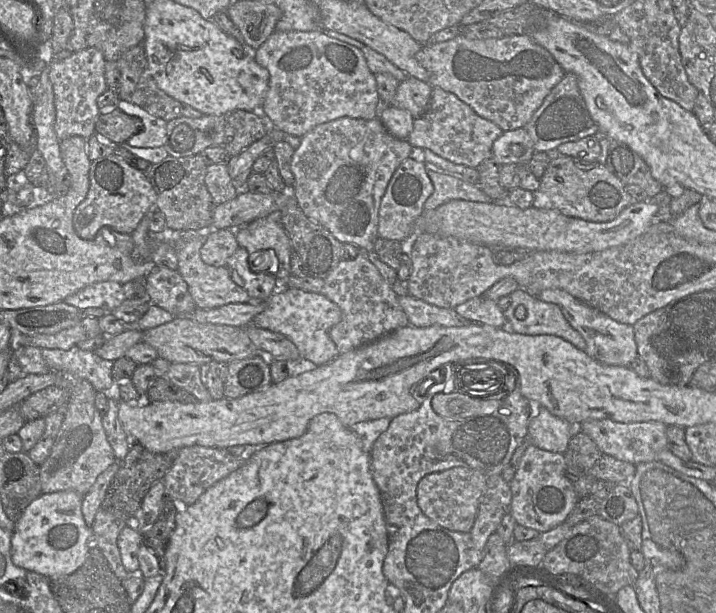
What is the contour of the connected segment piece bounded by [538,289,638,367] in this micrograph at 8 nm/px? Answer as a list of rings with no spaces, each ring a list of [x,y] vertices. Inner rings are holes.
[[[561,289],[543,290],[538,298],[559,306],[566,320],[584,338],[585,352],[592,359],[609,366],[630,367],[631,363],[638,357],[633,325],[617,322]]]

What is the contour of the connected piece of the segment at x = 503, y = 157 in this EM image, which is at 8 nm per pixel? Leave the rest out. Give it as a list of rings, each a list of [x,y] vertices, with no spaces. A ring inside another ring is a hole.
[[[525,128],[503,131],[492,145],[491,158],[499,166],[527,164],[535,153],[534,143]]]

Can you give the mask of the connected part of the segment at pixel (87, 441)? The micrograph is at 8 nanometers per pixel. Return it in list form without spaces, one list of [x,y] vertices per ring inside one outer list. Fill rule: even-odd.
[[[73,379],[61,428],[49,456],[39,466],[43,494],[64,490],[86,494],[97,477],[117,461],[103,429],[102,417],[95,407],[96,392],[89,381]]]

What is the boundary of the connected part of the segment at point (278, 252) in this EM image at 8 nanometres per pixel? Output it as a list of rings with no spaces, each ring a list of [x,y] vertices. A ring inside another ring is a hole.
[[[277,215],[256,219],[240,228],[234,229],[239,246],[249,254],[248,265],[253,272],[263,272],[274,276],[279,283],[291,275],[290,256],[292,246],[286,231]],[[266,250],[270,253],[270,266],[265,271],[251,263],[251,254]]]

